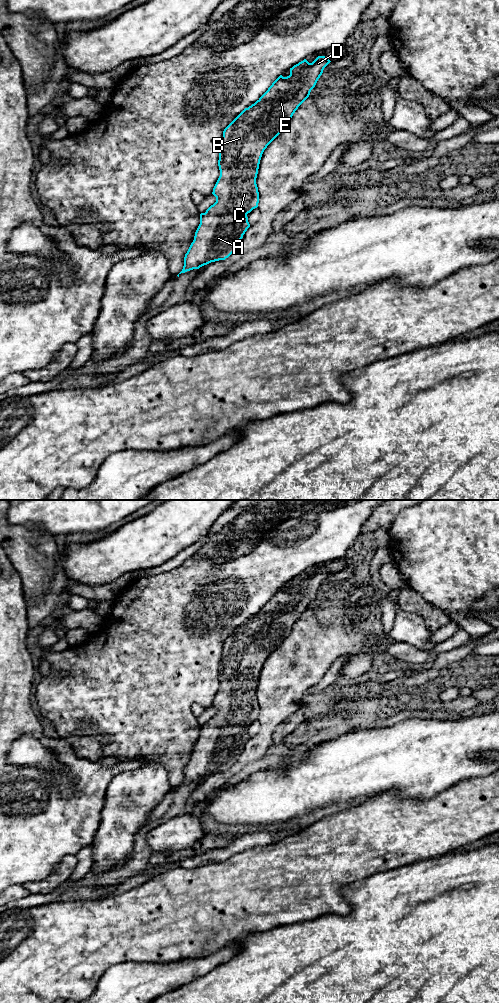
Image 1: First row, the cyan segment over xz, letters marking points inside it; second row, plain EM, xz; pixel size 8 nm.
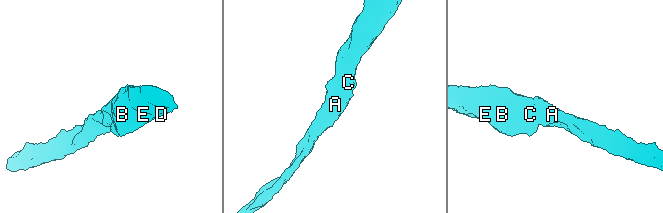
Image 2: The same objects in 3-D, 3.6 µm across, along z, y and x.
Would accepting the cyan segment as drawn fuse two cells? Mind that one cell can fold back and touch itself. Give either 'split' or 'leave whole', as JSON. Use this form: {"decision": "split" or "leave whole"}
{"decision": "leave whole"}

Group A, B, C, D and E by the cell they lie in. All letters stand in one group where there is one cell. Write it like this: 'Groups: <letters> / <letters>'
Groups: A B C D E

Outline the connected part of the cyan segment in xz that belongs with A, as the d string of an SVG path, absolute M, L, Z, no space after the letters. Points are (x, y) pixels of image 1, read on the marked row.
M318 56L312 63L309 63L306 59L299 62L298 64L294 65L292 68L290 68L290 75L287 77L283 77L280 75L268 88L268 90L251 106L248 108L245 108L223 131L223 137L222 137L222 144L221 149L219 152L219 160L218 160L218 166L220 170L220 176L213 188L212 194L216 197L216 202L211 205L205 213L200 214L200 224L195 232L194 240L191 243L187 253L184 257L184 266L182 271L177 275L181 273L185 273L187 271L193 270L193 269L199 269L200 267L207 265L211 262L219 261L219 260L225 260L228 258L237 248L239 242L243 238L243 235L247 231L247 229L250 227L250 224L248 222L247 214L250 213L253 209L258 207L259 203L259 192L258 187L256 184L256 178L258 174L259 164L262 157L262 154L264 150L267 148L267 146L282 132L282 130L285 128L285 126L290 122L293 114L298 109L298 107L309 97L311 90L315 87L318 79L323 73L324 68L330 63L331 61L326 58L325 56Z

